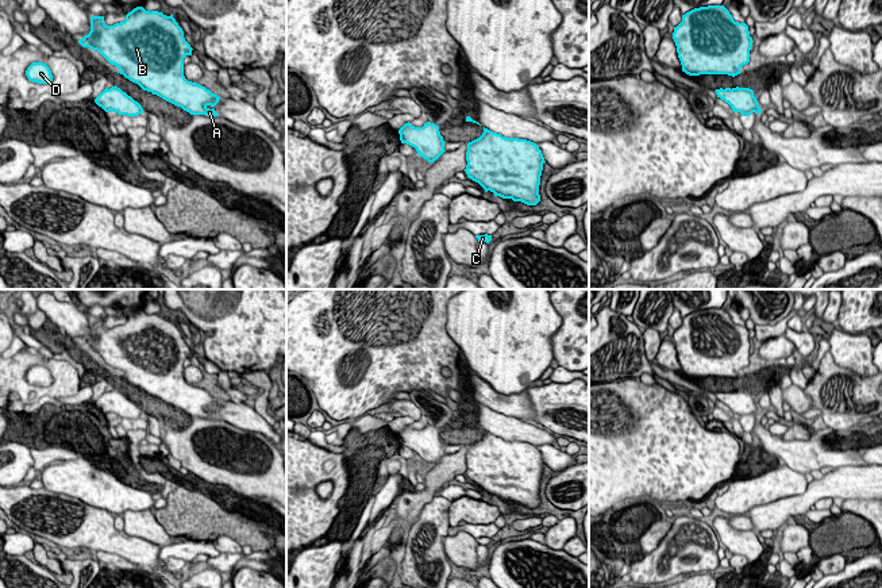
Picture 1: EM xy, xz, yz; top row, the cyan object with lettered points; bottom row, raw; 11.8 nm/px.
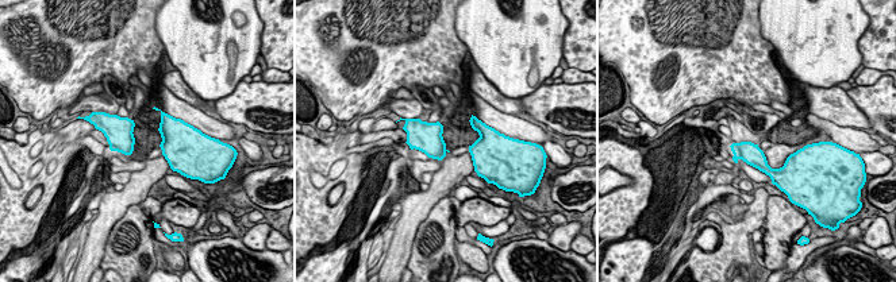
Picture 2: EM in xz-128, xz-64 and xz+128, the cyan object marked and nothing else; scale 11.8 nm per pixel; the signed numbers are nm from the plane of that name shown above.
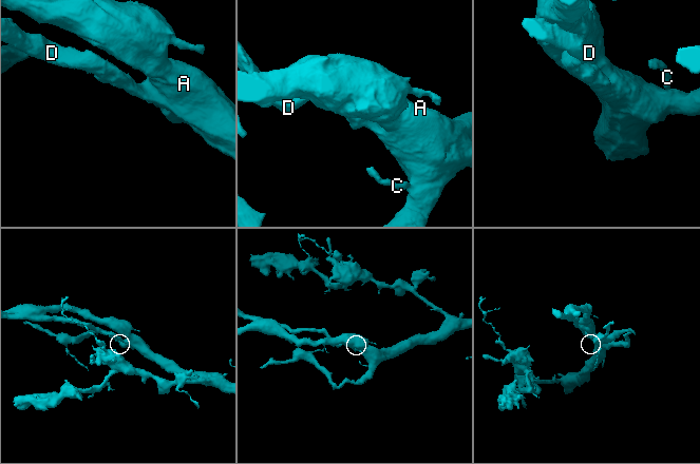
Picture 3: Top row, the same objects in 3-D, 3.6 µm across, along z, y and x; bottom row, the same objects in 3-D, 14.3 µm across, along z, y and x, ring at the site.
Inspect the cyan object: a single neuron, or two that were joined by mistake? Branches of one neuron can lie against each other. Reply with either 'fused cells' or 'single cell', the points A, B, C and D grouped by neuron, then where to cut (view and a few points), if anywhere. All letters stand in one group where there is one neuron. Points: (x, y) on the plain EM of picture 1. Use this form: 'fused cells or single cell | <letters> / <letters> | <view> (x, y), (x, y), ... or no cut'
single cell | A B C D | no cut

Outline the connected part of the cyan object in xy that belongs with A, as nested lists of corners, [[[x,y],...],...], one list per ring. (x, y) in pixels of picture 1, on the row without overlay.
[[[136,310],[113,328],[107,328],[104,319],[92,319],[90,334],[78,346],[97,353],[143,393],[190,418],[219,419],[213,410],[220,399],[184,378],[184,361],[193,351],[173,318]]]

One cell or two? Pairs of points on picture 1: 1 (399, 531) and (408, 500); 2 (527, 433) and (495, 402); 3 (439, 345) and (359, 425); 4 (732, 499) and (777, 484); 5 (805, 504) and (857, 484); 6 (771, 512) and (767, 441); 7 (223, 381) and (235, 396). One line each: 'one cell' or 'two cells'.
1: one cell
2: two cells
3: two cells
4: one cell
5: one cell
6: two cells
7: one cell

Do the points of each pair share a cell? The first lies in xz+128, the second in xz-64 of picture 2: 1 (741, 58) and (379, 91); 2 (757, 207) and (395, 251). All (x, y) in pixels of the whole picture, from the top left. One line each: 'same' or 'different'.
1: same
2: different

